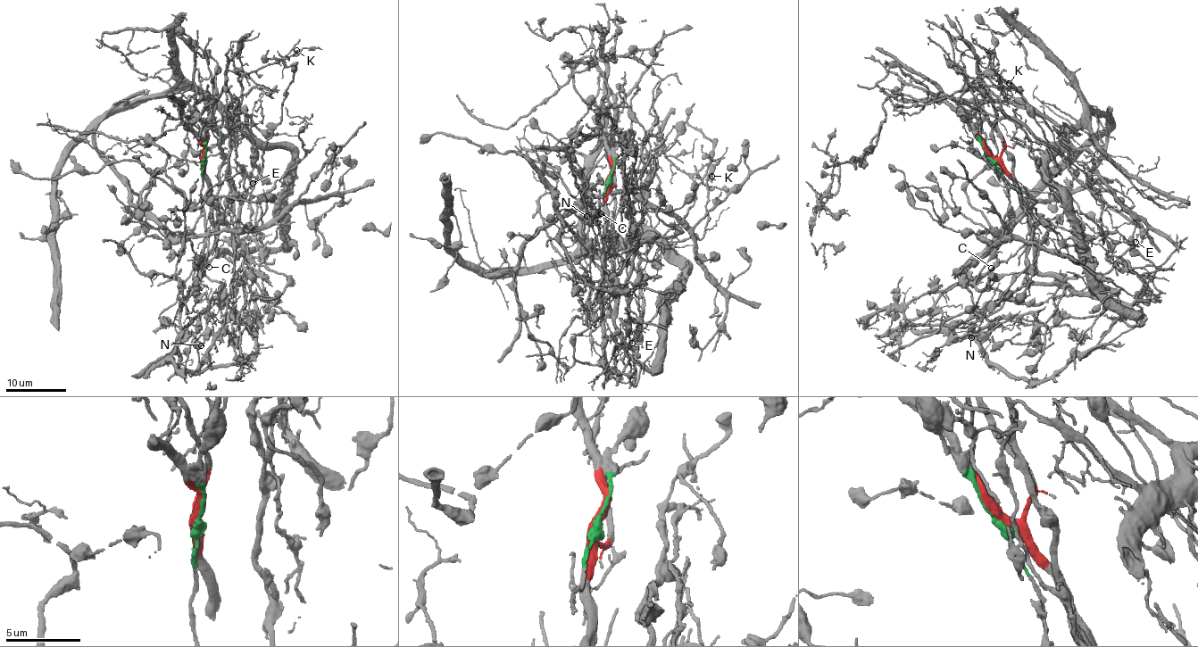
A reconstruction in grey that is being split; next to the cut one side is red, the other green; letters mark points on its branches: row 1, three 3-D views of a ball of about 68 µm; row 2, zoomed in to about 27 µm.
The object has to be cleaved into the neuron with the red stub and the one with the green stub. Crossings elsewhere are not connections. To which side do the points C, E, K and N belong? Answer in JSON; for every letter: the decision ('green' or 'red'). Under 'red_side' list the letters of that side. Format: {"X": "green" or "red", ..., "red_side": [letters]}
{"C": "green", "E": "red", "K": "red", "N": "green", "red_side": ["E", "K"]}

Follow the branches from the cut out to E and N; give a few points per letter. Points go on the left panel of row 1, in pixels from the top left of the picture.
E: (203, 158), (206, 132), (194, 108), (208, 95), (230, 114), (245, 113), (258, 159), (249, 177), (253, 184)
N: (203, 160), (204, 249), (196, 286), (182, 304), (180, 326), (196, 341), (193, 343), (201, 335), (201, 345)

